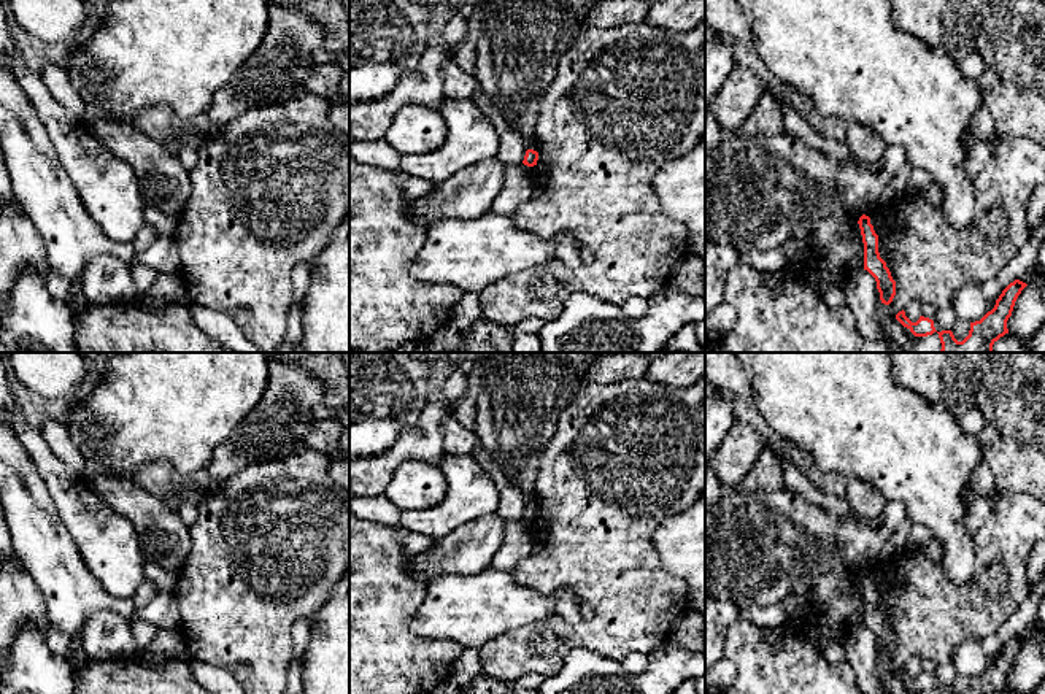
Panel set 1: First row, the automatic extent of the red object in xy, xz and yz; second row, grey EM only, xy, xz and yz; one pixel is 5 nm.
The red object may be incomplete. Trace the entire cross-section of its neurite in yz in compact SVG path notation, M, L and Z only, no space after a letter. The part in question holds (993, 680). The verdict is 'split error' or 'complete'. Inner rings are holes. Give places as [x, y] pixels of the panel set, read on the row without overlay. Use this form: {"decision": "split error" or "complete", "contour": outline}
{"decision": "complete", "contour": "M1020 635L1010 638L996 656L994 664L980 677L970 678L970 686L966 694L1001 694L1008 689L1007 677L1012 672L1018 651L1026 642Z"}

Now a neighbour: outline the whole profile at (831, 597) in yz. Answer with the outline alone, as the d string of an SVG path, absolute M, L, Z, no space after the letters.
M837 565L826 573L800 578L791 594L800 597L807 611L786 621L789 634L821 651L829 643L850 637L850 616L864 615L859 573Z

